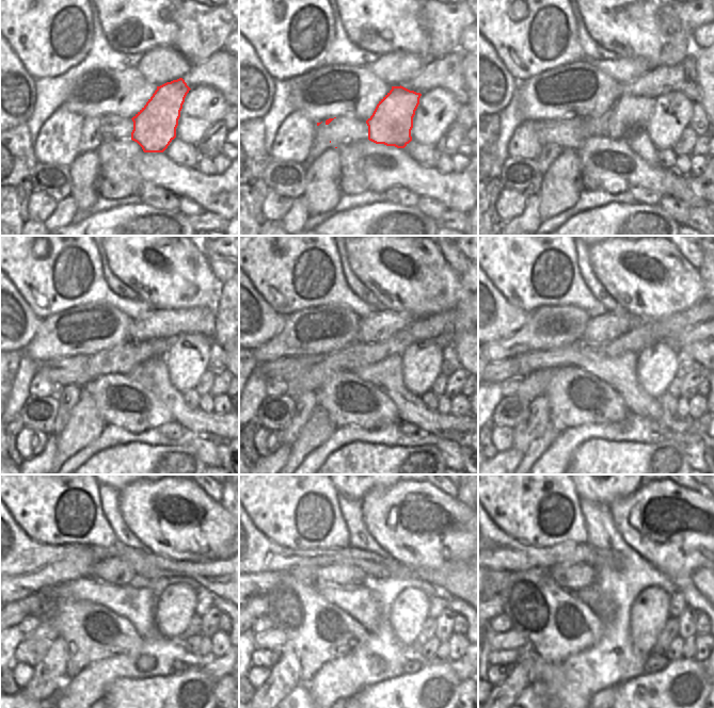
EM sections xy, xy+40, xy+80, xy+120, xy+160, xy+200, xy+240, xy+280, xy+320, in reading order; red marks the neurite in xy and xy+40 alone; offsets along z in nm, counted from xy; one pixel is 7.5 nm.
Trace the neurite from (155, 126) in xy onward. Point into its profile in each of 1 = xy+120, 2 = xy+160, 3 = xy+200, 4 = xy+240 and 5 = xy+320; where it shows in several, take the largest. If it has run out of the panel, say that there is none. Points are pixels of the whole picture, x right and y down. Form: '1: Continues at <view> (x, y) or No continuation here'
1: Continues at xy+120 (79, 370)
2: Continues at xy+160 (304, 379)
3: Continues at xy+200 (644, 334)
4: Continues at xy+240 (45, 631)
5: Continues at xy+320 (510, 640)

